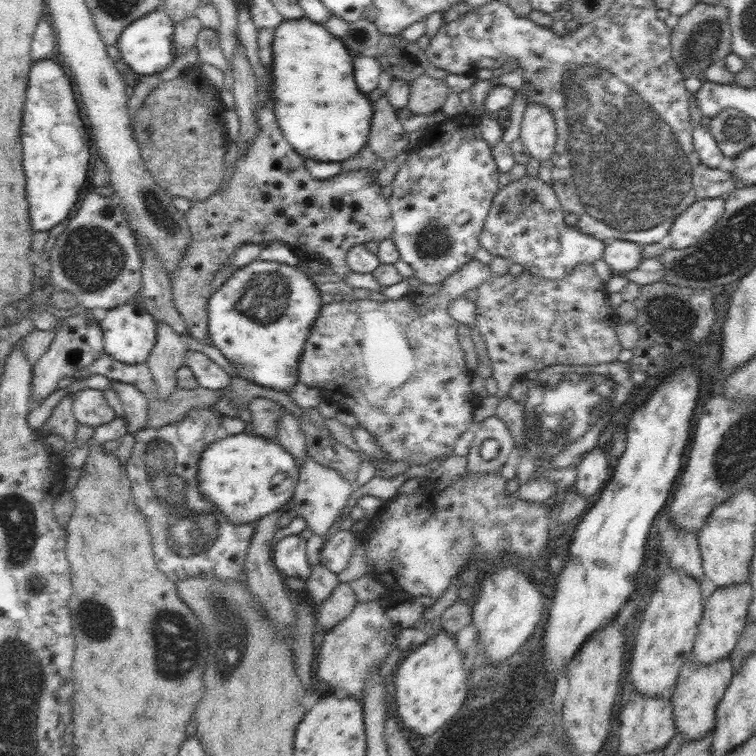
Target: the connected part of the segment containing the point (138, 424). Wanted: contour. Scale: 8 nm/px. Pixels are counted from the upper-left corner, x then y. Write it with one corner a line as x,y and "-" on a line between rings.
112,380
112,390
117,392
124,408
124,419
127,421
127,432
136,436
147,429
150,402
143,392
133,384

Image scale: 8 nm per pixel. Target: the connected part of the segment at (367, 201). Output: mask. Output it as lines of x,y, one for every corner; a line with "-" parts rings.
258,107
258,134
252,140
246,154
235,162
234,174
228,181
228,189
219,188
206,200
193,203
184,217
187,217
190,227
191,241
187,246
185,257
179,267
171,274
171,291
173,303
185,320
191,336
200,343
211,344
209,339
207,306
210,295
215,291
212,286
215,274
229,262
239,246
244,243
284,242
292,247
301,257
316,256
319,261
327,264
332,272
344,278
352,272
347,263
347,252
356,244
375,240
385,241
393,236
394,224
392,221
389,200
382,195
374,169
360,169
343,172
326,180
314,179
304,166
304,159
286,141
281,128
276,121
273,110

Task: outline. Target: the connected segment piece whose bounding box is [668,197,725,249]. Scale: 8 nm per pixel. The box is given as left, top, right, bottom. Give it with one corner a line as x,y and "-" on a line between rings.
725,197
702,199
691,204
685,212
674,218
669,230
673,247
681,249
697,245
705,232
708,232
725,212

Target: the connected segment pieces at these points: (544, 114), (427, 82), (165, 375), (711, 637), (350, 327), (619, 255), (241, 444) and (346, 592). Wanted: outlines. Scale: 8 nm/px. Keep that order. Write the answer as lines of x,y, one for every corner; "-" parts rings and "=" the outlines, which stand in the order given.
528,104
522,120
520,141
540,163
550,160
555,150
557,126
550,110
542,104
=
428,72
410,82
408,109
412,115
442,112
451,92
446,80
436,80
=
157,323
156,344
146,364
157,386
156,399
165,401
177,386
178,368
186,363
187,342
169,324
=
742,583
728,587
718,587
703,607
703,616
698,626
693,644
693,656
702,664
714,664
731,655
736,648
740,635
743,634
748,620
753,589
750,584
=
473,258
468,264
461,266
454,274
446,277
441,283
443,284
440,290
433,295
421,295
415,291
397,299
379,299
375,296
373,299
355,299
352,301
332,301
324,304
317,314
318,318
314,321
310,334
306,339
302,357
298,365
298,380
302,384
318,387
324,390
324,398
330,398
331,402
337,403
341,408
350,411
357,419
359,424
364,427
378,443
378,446
385,452
385,458
388,460
403,460
408,462
410,466
426,465
428,462
440,459
441,456
451,454
455,447
455,442
458,437
470,428
473,419
473,410
479,406
481,398
472,392
470,384
476,374
468,368
466,364
466,355
460,346
457,337
458,321
450,316
449,306
464,296
465,292
473,288
478,288
484,279
492,274
489,265
482,263
480,260
=
629,239
609,240
605,245
603,260
615,274
636,270
643,259
642,246
=
239,433
211,442
198,461
201,492
234,524
256,524
266,515
286,508
297,487
299,467
293,454
276,439
=
348,582
338,584
330,596
316,609
320,625
325,630
338,626
342,620
348,618
356,601
356,593

